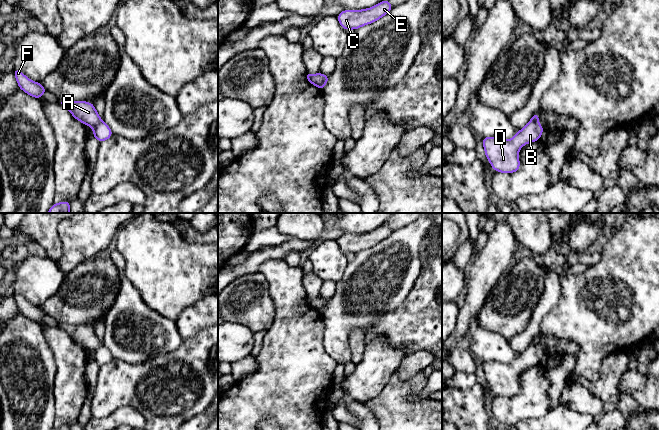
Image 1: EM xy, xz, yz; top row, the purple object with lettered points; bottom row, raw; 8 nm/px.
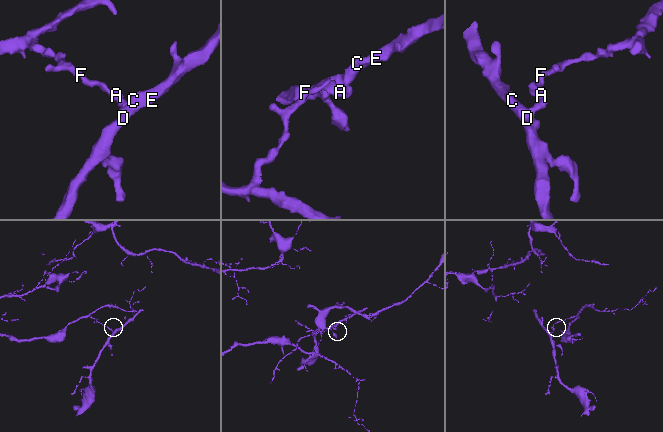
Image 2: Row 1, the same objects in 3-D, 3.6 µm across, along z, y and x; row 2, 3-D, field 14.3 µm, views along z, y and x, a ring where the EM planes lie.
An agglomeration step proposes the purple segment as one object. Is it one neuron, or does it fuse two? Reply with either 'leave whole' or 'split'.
split

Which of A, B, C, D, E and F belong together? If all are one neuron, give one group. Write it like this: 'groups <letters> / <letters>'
groups A F / B C D E

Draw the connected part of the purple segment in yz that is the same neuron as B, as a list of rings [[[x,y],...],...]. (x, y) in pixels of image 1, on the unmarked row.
[[[529,345],[509,364],[498,361],[483,361],[485,379],[495,395],[514,397],[519,394],[519,374],[522,370],[540,363],[545,353],[538,347]]]

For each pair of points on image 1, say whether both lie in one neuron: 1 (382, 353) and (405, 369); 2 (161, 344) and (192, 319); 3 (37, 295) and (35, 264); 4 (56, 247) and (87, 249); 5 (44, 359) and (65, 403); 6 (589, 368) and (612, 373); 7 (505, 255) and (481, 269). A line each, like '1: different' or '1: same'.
1: different
2: different
3: same
4: different
5: different
6: different
7: same

